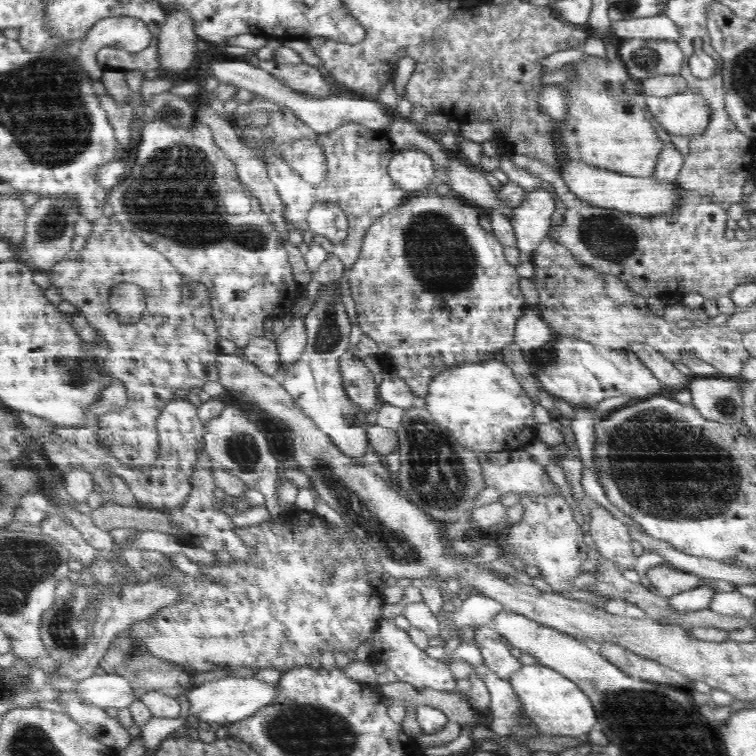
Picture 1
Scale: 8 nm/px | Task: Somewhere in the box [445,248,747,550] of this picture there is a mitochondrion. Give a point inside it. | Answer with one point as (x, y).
(644, 456)

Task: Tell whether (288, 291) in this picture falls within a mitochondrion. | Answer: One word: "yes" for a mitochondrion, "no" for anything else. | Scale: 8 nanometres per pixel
no

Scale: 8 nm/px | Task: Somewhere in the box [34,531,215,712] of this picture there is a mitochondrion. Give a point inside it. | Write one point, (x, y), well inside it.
(60, 628)

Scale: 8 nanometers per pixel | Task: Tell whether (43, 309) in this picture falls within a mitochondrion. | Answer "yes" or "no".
no

